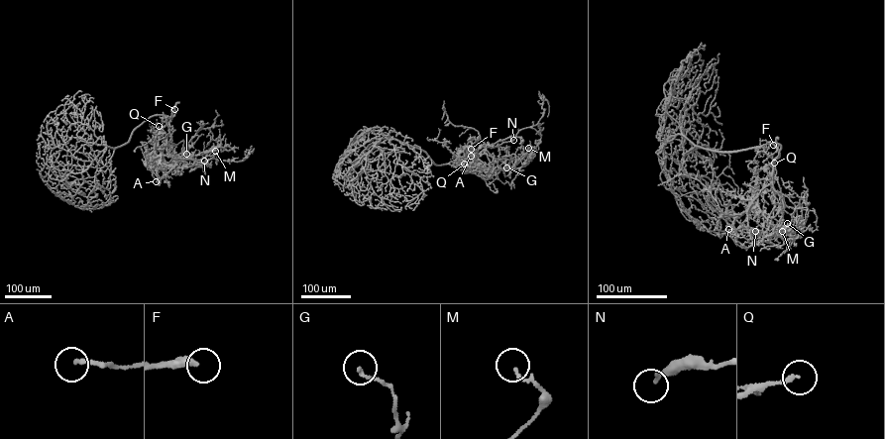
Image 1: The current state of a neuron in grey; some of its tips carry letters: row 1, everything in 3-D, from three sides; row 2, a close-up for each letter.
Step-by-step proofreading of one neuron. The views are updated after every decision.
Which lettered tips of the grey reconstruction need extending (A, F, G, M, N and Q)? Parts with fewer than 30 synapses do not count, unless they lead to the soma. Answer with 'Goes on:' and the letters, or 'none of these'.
Goes on: F

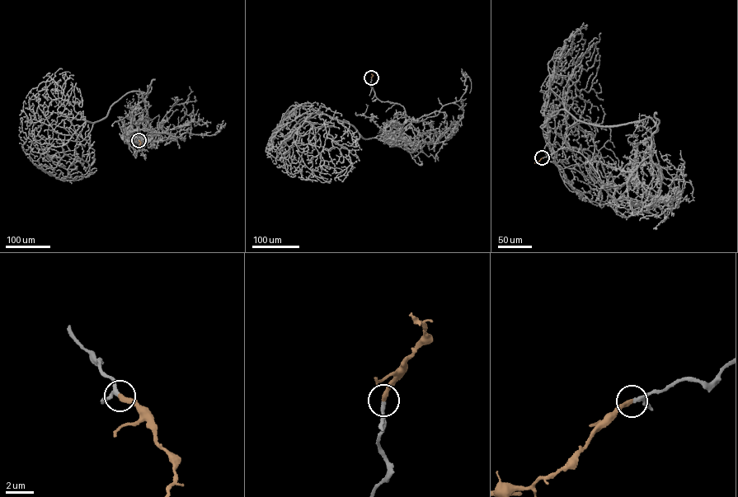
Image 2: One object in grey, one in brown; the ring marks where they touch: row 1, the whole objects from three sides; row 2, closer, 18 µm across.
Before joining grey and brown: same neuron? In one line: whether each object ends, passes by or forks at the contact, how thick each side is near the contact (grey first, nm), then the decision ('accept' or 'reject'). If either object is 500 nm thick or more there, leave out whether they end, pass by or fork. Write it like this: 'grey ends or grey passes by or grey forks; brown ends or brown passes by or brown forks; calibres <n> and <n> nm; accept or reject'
grey passes by; brown ends; calibres 220 and 340 nm; accept

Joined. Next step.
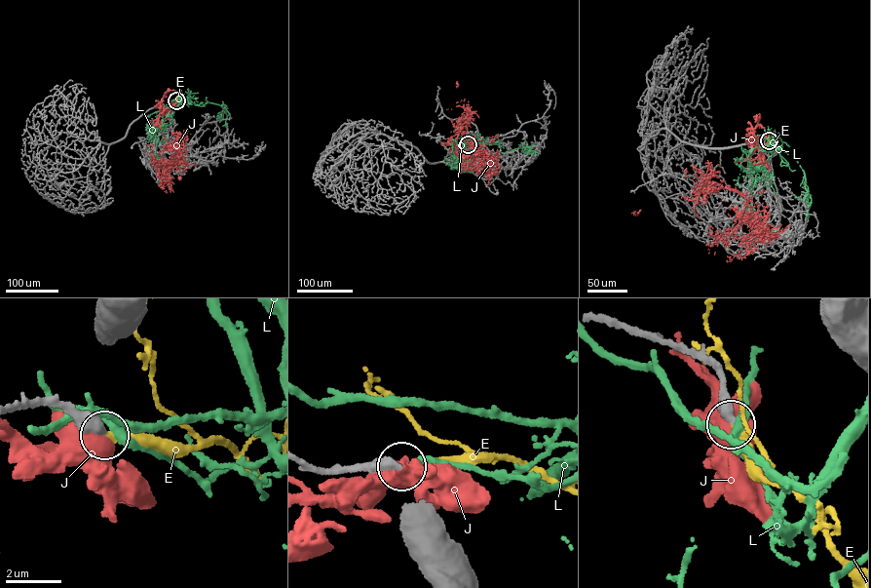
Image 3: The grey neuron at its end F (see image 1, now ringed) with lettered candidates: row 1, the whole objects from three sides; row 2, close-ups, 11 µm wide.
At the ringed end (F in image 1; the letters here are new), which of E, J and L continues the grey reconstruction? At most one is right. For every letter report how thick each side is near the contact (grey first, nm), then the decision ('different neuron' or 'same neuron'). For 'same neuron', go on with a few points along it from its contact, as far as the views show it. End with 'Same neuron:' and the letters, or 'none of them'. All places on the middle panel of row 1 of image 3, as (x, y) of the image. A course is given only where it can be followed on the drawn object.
E: calibres 460 and 200 nm; same neuron
J: calibres 500 and 550 nm; different neuron
L: calibres 440 and 280 nm; different neuron
Same neuron: E

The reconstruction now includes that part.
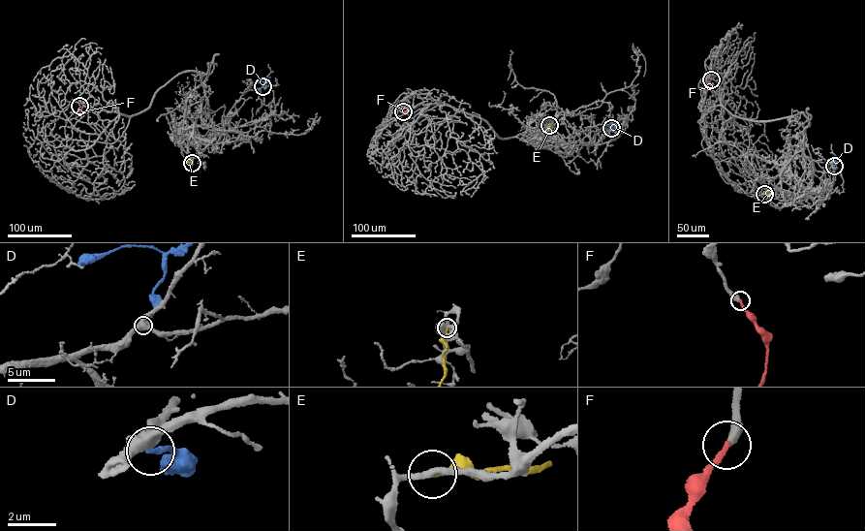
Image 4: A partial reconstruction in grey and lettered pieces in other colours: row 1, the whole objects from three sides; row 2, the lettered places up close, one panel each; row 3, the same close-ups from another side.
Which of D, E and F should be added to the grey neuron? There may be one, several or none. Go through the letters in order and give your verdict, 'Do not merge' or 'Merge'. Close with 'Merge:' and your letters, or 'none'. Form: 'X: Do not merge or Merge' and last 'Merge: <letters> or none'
D: Do not merge
E: Do not merge
F: Merge
Merge: F

